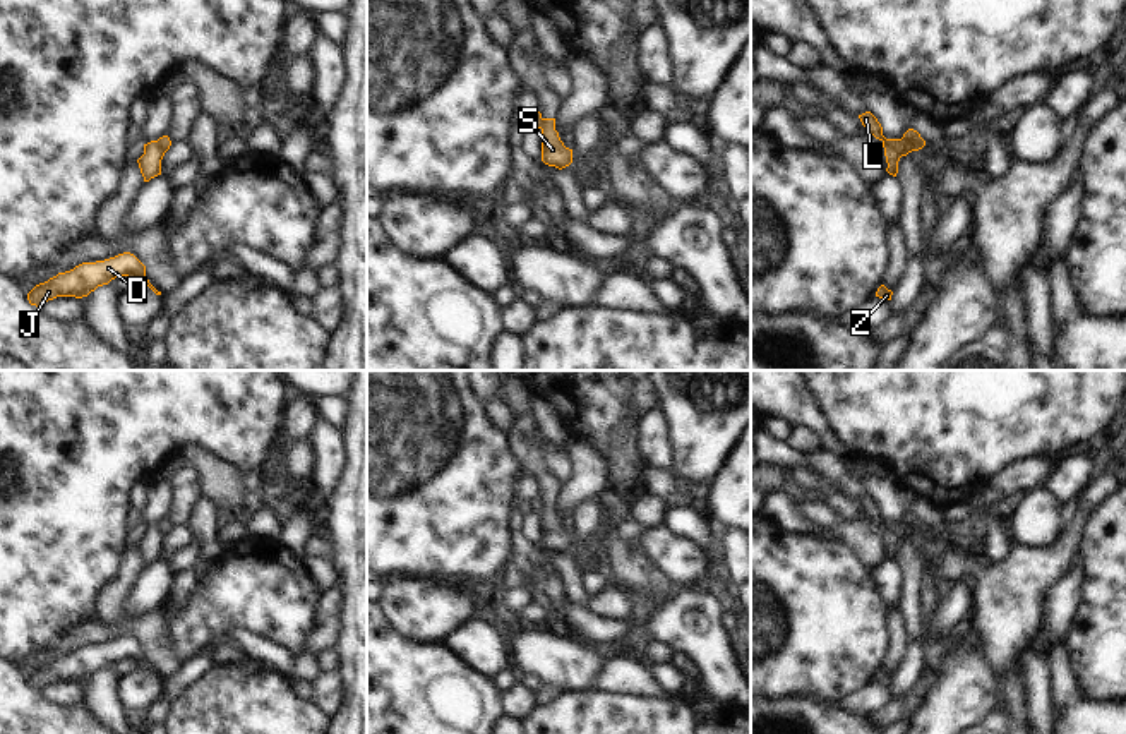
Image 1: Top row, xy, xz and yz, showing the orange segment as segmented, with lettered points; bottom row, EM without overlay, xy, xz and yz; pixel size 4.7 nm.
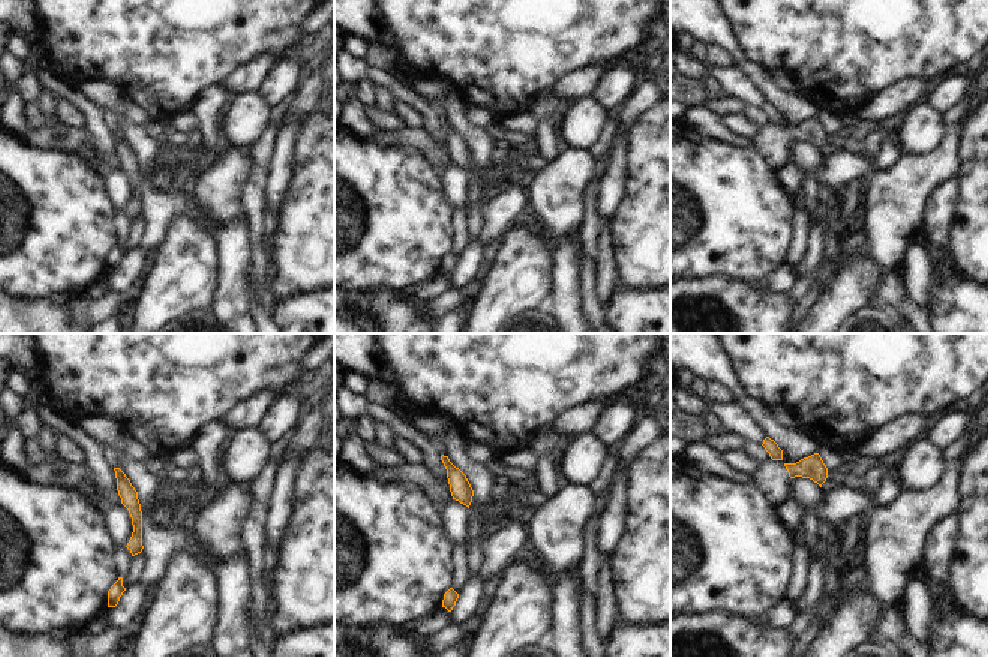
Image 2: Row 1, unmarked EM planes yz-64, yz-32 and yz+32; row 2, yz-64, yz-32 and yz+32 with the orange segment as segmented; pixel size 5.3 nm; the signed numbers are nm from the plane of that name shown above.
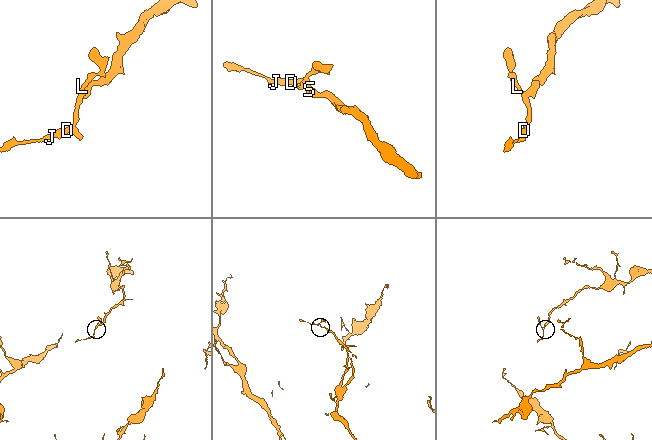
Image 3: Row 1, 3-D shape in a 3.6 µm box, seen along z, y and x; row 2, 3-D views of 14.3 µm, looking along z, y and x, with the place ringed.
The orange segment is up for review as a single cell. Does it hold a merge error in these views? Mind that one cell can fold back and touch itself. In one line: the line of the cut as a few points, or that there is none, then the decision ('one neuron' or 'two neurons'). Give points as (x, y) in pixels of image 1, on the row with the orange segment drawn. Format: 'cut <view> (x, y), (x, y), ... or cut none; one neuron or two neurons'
cut yz (883, 138), (888, 148), (895, 148), (902, 155); two neurons

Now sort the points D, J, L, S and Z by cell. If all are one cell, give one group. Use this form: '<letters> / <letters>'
D J L Z / S

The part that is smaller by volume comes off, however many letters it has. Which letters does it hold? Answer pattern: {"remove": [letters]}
{"remove": ["D", "J", "L", "Z"]}

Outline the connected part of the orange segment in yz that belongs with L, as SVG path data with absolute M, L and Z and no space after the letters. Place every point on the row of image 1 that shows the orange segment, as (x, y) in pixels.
M871 111L859 115L859 118L860 118L862 125L865 127L865 132L874 135L876 139L879 139L883 142L884 156L886 156L886 163L888 163L886 171L889 175L896 177L898 161L900 161L901 154L896 149L884 146L883 127Z

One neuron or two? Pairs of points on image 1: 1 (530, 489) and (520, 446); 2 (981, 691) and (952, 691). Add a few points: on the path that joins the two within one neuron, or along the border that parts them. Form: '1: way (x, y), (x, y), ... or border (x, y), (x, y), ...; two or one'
1: border (521, 470), (535, 479), (539, 494); two
2: way (974, 691), (958, 691); one

